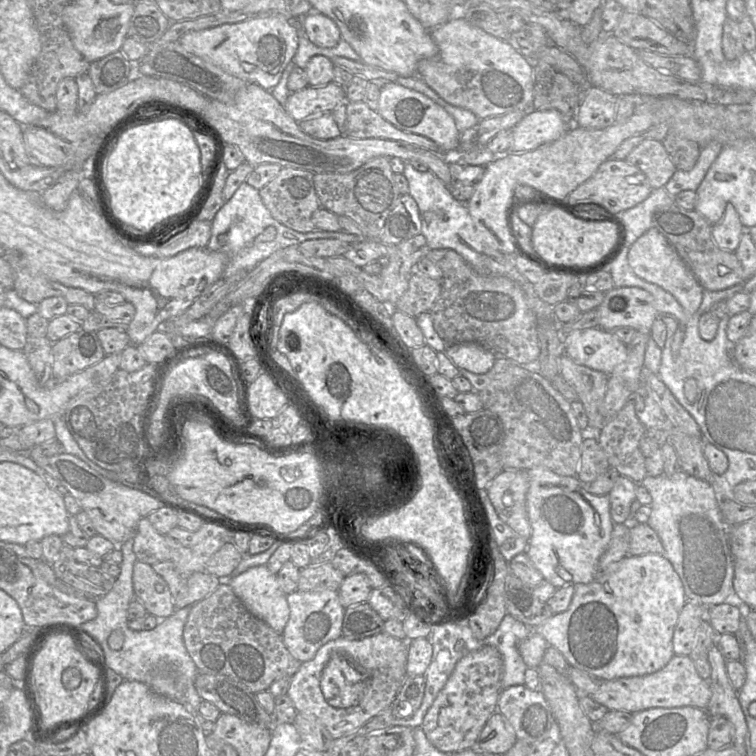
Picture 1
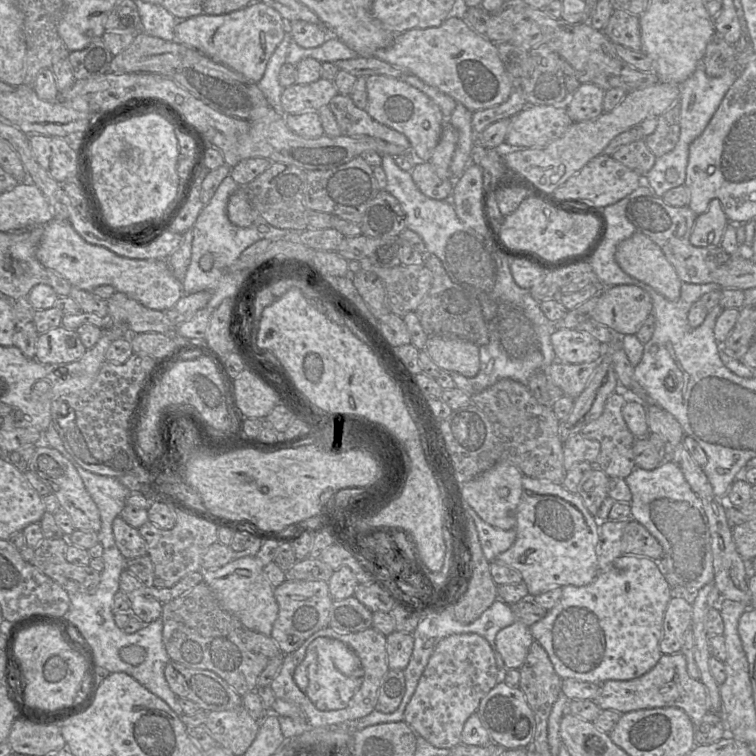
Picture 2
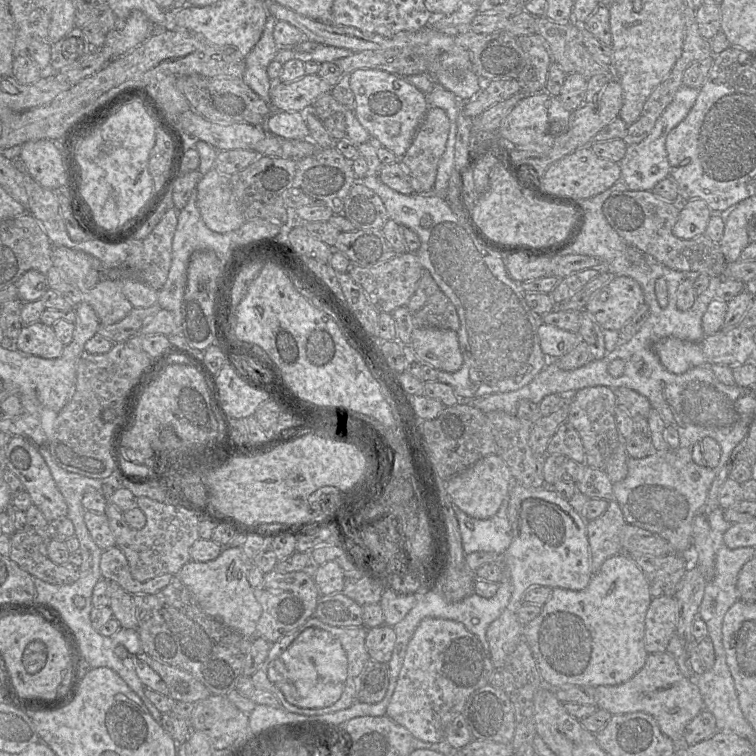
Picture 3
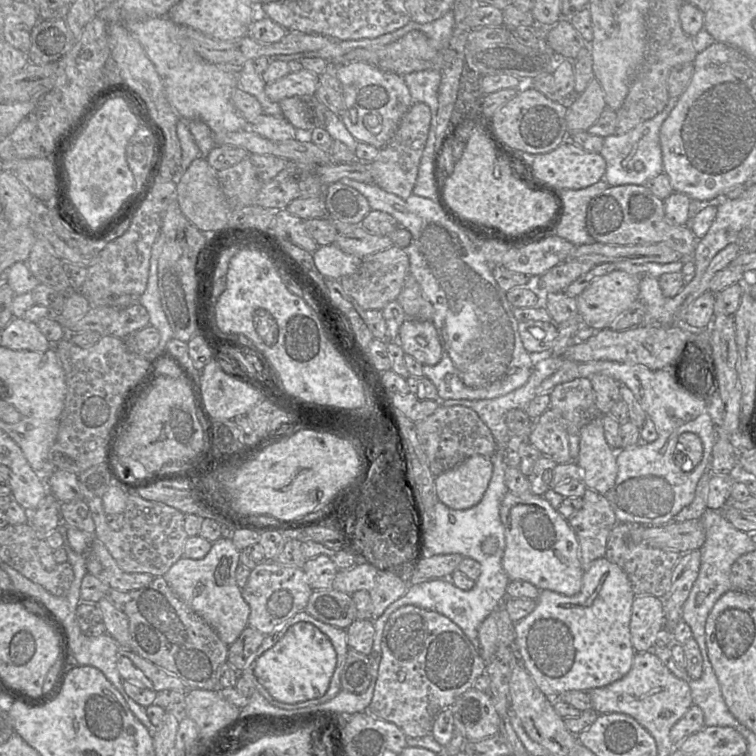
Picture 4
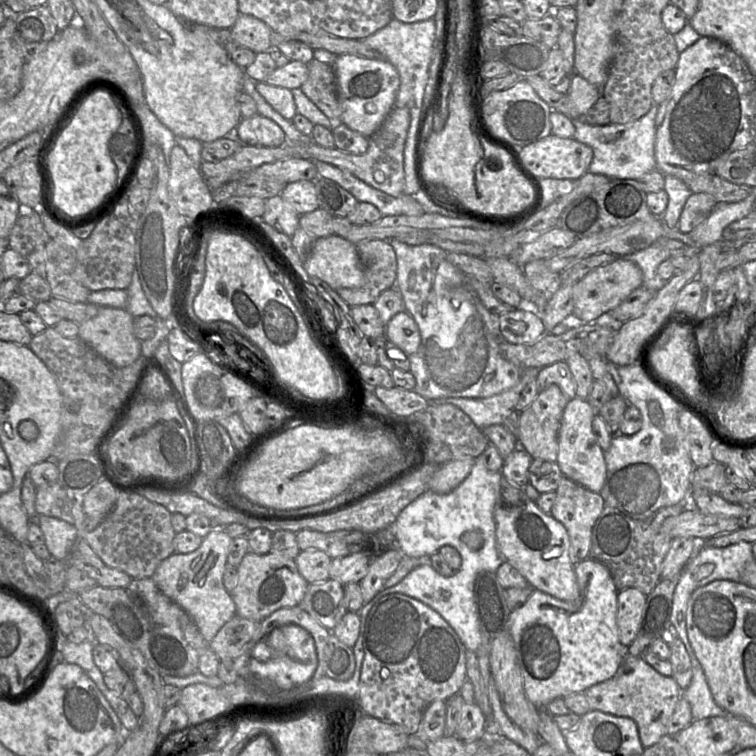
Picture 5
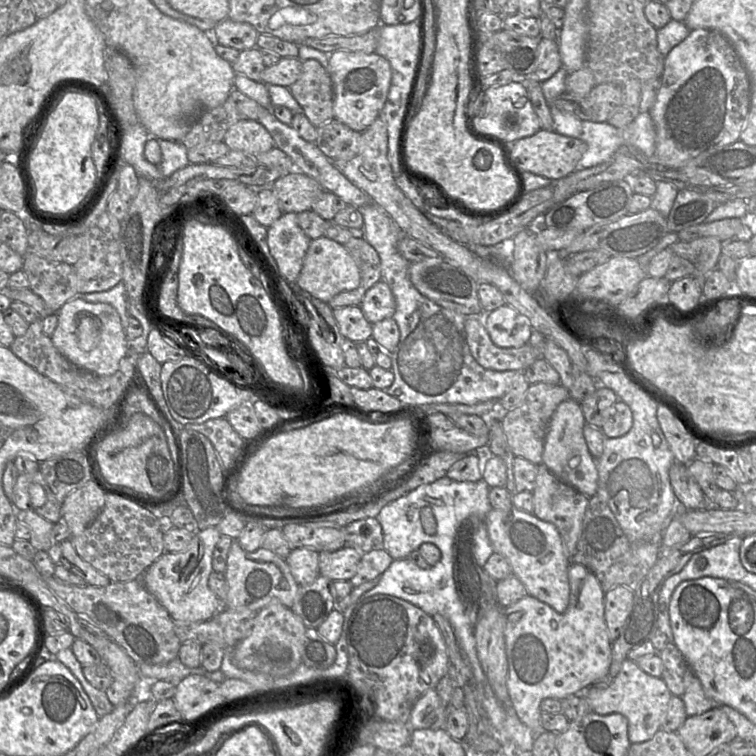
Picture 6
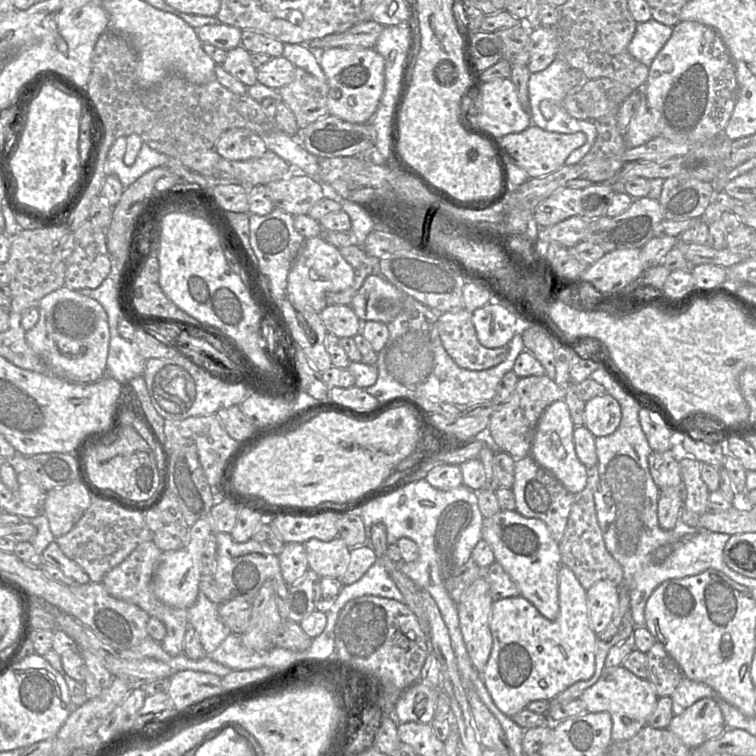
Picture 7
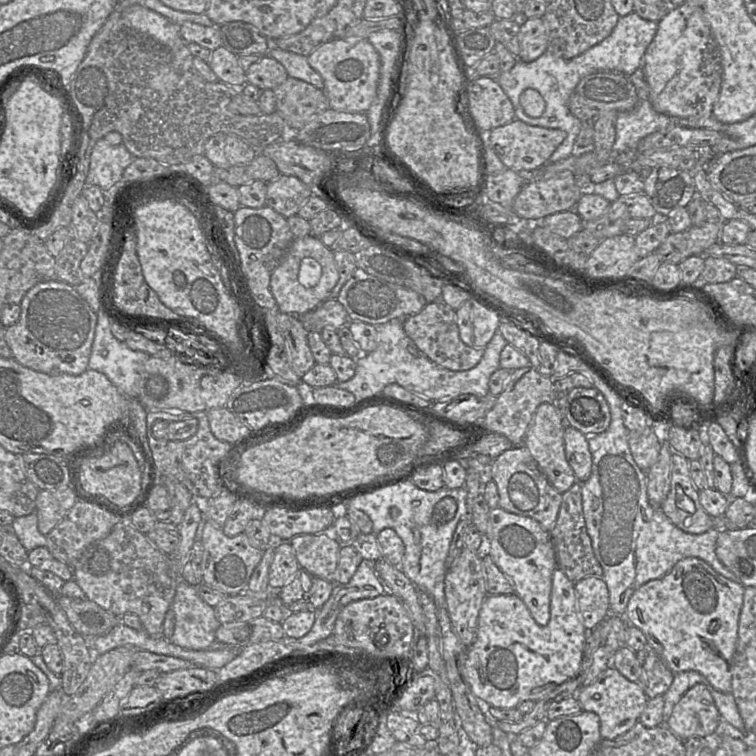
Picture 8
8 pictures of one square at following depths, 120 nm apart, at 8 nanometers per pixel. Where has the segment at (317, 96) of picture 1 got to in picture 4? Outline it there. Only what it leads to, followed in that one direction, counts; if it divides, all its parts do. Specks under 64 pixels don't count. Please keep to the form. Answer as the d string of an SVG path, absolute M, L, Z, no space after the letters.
M303 69L290 72L275 82L266 83L265 93L275 103L293 96L307 98L315 94L318 83L319 78L317 74Z

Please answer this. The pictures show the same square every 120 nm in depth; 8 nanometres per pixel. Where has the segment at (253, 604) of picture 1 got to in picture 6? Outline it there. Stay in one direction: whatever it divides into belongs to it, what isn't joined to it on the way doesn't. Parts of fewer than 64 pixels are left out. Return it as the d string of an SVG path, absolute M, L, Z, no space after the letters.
M208 527L192 534L192 541L186 550L165 551L139 580L173 620L203 622L212 619L226 608L208 586L208 578L213 572L213 550L222 534L217 527Z

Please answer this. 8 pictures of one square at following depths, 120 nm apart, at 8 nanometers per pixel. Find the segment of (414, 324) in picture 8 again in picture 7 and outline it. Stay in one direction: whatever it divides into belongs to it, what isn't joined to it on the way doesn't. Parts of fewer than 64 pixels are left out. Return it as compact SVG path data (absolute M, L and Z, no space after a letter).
M455 308L437 312L441 344L460 366L469 370L486 370L504 360L507 348L487 348L479 343L470 311Z

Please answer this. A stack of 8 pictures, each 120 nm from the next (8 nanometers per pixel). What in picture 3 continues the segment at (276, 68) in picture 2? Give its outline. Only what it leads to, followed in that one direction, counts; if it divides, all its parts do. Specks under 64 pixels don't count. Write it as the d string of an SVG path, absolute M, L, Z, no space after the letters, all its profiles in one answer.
M269 16L261 38L246 57L246 68L242 80L267 104L270 103L272 81L268 77L267 67L275 60L279 49L273 38L275 19Z

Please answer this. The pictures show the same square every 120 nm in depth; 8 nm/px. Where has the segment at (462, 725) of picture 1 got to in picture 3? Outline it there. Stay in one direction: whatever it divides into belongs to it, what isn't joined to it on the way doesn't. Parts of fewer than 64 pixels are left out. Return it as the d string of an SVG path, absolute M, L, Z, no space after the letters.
M425 618L410 638L386 716L404 726L415 738L436 743L445 739L449 723L462 713L468 697L490 683L496 669L480 640L462 623L444 618Z

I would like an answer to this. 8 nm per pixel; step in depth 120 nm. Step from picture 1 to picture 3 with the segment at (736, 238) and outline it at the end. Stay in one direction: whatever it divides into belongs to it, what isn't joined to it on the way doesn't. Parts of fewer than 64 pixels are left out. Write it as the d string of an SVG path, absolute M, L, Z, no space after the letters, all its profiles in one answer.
M701 199L685 201L680 205L680 213L673 233L680 239L692 239L704 235L713 211Z

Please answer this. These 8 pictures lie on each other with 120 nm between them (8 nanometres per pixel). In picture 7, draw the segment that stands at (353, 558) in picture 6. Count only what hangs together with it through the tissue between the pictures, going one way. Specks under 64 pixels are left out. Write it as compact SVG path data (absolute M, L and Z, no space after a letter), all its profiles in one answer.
M341 539L309 540L305 548L310 570L331 579L341 579L353 549Z

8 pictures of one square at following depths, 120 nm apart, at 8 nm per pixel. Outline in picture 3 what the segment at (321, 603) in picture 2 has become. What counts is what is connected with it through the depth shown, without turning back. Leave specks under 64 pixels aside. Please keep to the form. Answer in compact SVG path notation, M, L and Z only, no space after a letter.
M273 570L268 572L262 583L254 588L254 594L262 607L262 614L256 627L257 635L271 643L277 642L313 616L320 597L313 577L300 571L281 573Z

